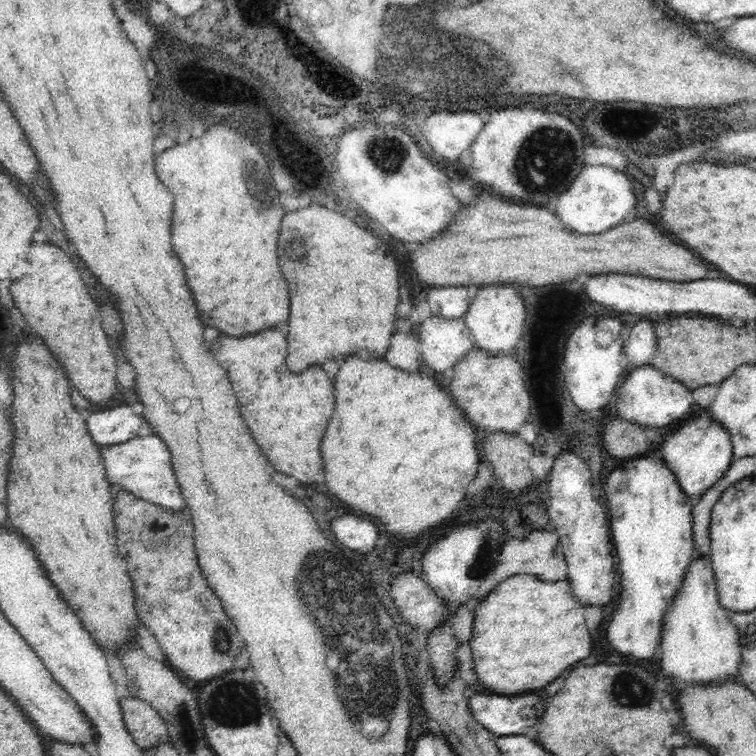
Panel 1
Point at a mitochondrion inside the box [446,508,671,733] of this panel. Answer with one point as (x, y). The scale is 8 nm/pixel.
(632, 693)

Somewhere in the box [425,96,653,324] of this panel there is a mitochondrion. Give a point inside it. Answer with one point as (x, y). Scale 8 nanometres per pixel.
(546, 160)

